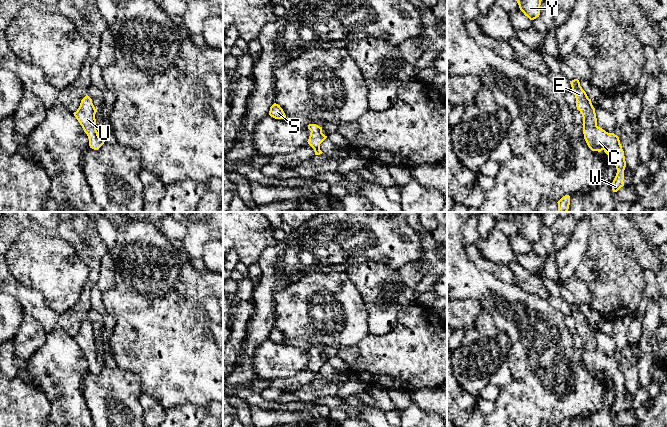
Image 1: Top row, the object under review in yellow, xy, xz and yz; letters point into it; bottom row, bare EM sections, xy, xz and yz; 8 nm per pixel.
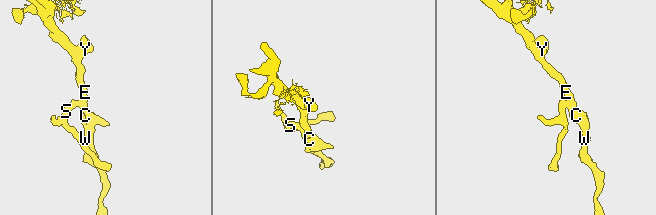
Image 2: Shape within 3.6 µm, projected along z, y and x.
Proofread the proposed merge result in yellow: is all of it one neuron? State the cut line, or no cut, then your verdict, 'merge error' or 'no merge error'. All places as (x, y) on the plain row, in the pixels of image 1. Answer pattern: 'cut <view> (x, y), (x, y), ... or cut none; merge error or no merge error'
cut none; no merge error

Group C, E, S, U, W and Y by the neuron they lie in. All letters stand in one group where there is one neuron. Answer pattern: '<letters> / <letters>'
C E S U W Y

